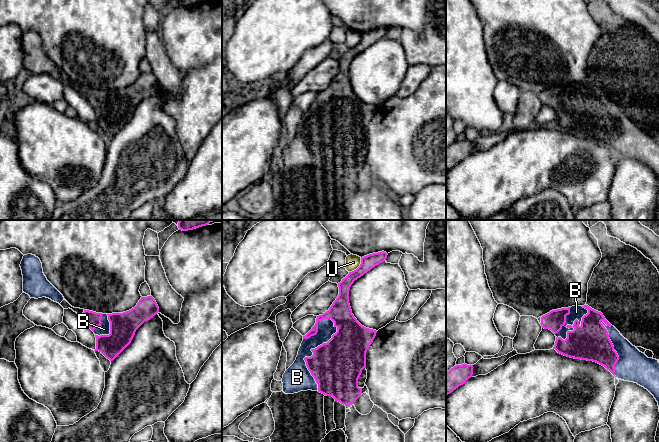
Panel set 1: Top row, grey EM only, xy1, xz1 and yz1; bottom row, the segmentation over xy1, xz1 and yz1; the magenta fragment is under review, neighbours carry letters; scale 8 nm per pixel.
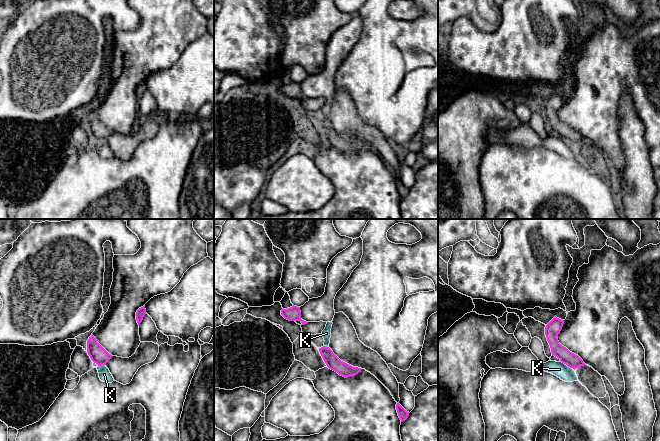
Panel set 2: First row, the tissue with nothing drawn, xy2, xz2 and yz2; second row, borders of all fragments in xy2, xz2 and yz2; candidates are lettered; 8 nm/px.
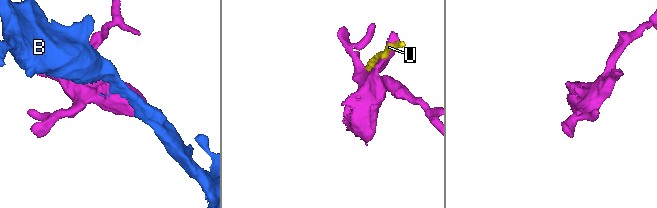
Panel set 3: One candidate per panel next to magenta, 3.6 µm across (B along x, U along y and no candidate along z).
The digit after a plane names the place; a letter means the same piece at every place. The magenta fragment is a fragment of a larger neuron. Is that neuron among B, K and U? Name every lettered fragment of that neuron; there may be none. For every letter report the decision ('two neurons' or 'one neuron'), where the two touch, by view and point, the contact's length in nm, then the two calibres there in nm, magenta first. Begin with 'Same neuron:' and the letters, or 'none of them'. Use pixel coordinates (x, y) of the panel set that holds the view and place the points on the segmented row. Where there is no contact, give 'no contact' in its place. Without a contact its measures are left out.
Same neuron: B
B: one neuron; contact xz1 (313, 353); length 600 nm; calibres 400 and 220 nm
K: two neurons; contact yz2 (566, 364); length 110 nm; calibres 120 and 120 nm
U: two neurons; contact xz1 (358, 267); length 160 nm; calibres 120 and 110 nm

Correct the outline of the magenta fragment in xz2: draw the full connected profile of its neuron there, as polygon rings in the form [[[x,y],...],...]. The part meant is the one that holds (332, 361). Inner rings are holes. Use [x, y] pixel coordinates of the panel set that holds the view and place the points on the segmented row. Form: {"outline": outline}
{"outline": [[[327,346],[319,348],[319,352],[327,367],[345,378],[355,376],[361,371],[361,368],[353,367],[341,361]]]}

